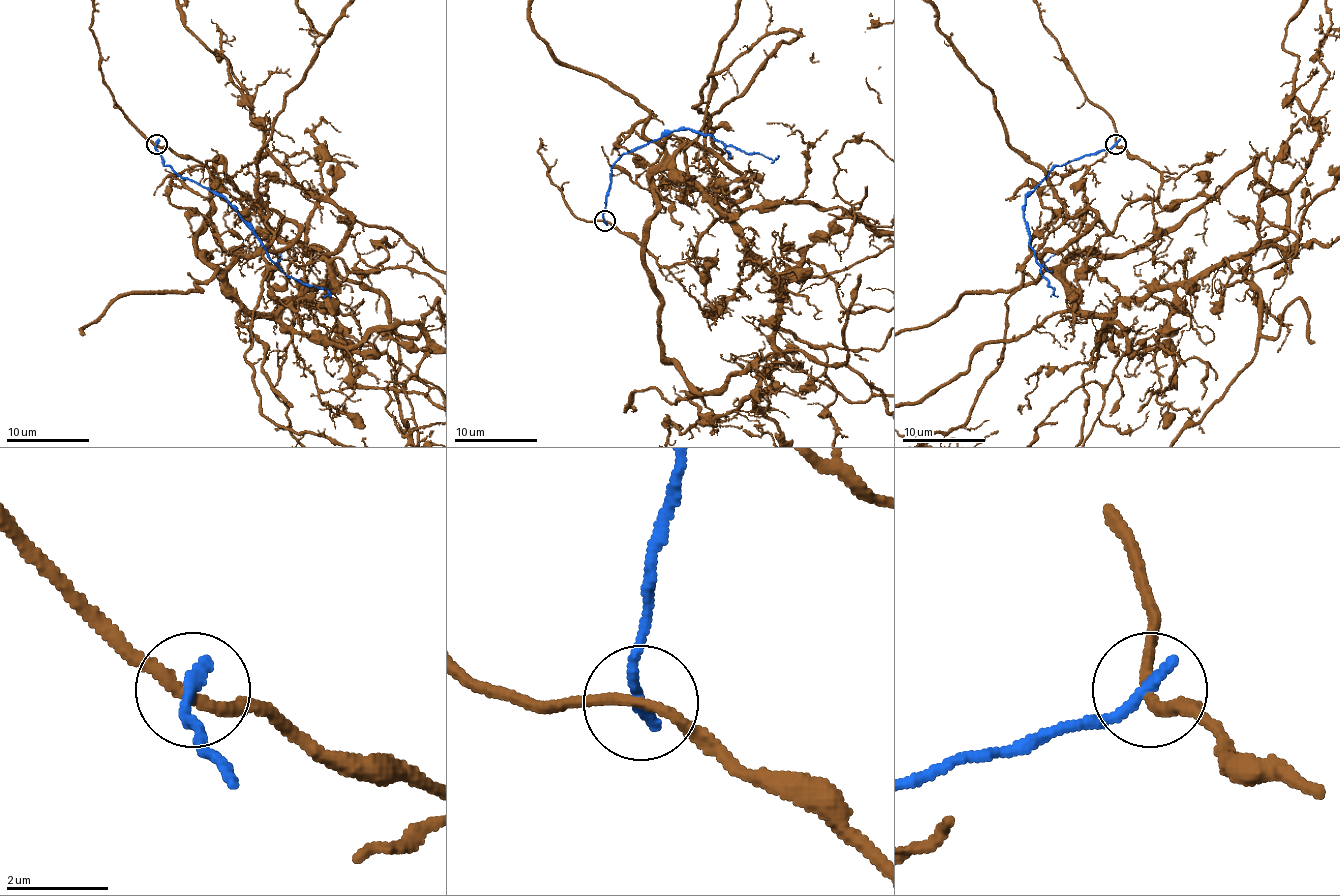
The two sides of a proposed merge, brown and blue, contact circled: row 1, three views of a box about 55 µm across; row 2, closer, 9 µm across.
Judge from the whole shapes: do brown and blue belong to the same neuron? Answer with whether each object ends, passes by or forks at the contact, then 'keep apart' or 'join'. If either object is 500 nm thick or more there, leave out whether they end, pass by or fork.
brown passes by; blue ends there; keep apart

